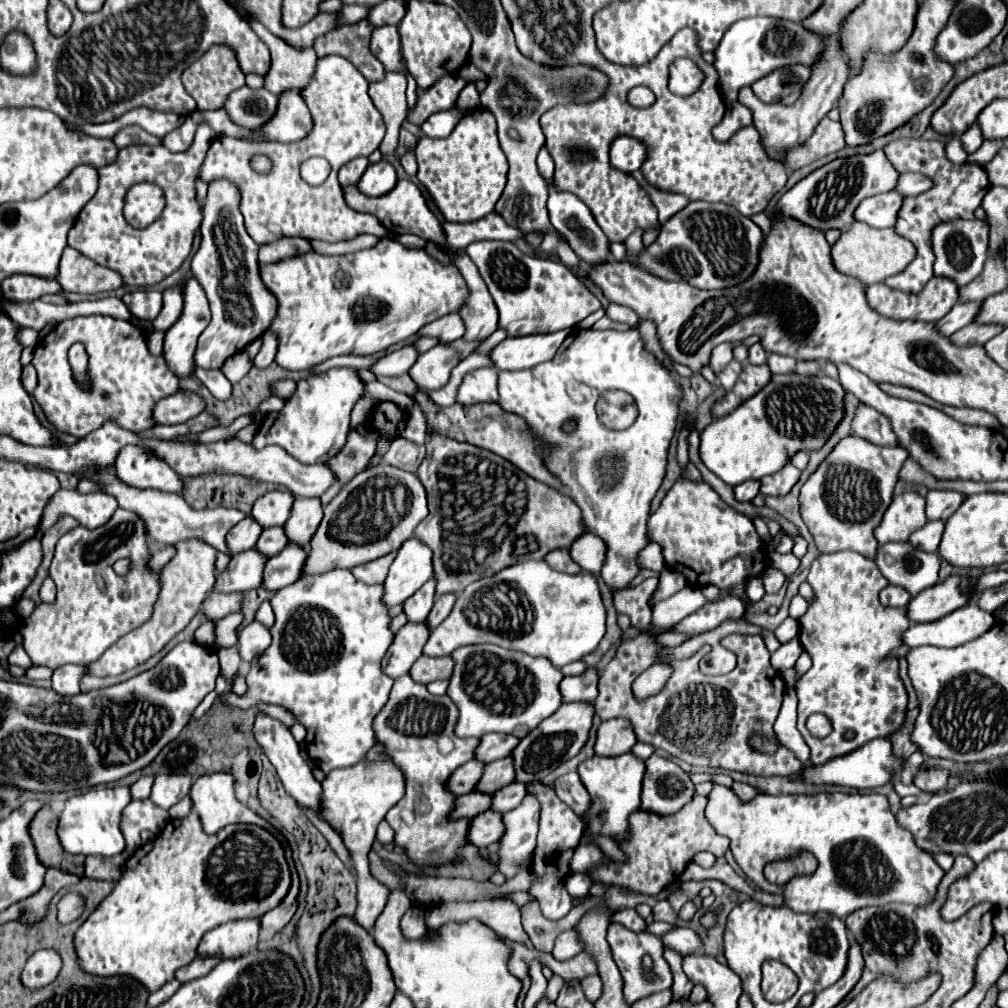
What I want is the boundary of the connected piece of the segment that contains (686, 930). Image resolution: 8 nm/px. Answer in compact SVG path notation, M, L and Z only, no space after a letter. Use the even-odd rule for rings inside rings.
M678 927L678 929L662 935L662 941L664 941L664 947L672 947L684 955L702 951L702 939L690 927Z

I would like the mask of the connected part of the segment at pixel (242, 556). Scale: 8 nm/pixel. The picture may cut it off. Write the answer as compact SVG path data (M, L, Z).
M256 549L234 555L228 567L216 575L214 593L246 593L258 589L262 583L264 563L266 557Z

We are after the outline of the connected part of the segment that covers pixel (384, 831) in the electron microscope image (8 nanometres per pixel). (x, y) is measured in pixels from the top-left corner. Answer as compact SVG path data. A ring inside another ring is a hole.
M382 821L382 823L378 825L378 835L376 835L376 839L378 839L382 845L394 841L394 831L392 831L392 827L390 827L386 821Z

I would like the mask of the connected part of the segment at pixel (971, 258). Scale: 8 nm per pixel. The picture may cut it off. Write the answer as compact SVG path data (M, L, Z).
M954 219L938 223L932 231L932 251L936 255L934 275L946 275L954 279L958 287L964 287L976 279L988 259L988 229L988 221L984 219Z

